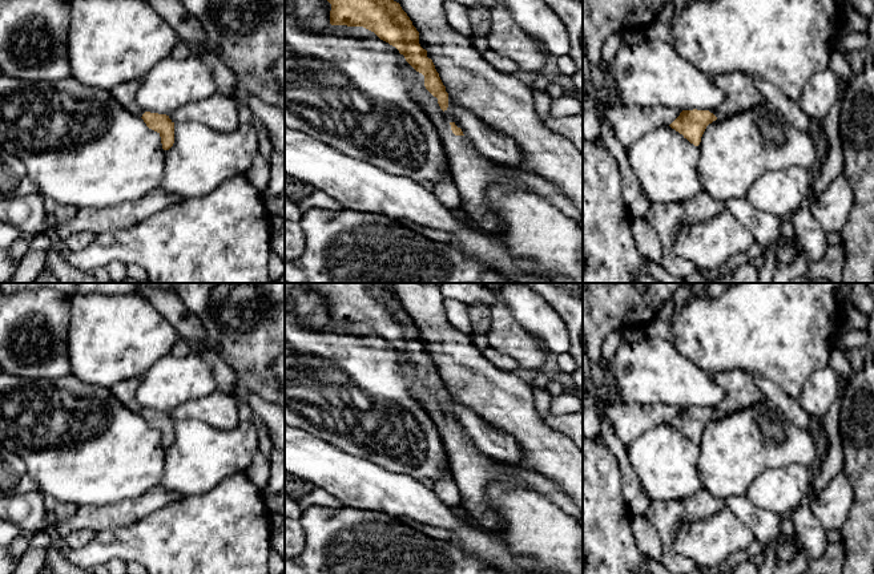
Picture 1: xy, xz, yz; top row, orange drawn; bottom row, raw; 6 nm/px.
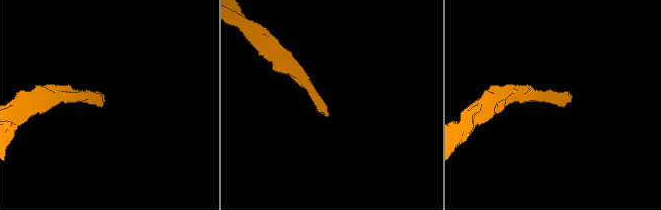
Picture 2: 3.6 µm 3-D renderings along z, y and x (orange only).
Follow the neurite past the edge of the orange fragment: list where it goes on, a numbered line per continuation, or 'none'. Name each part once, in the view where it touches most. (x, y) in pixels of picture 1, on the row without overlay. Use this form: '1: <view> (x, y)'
1: xz (472, 472)

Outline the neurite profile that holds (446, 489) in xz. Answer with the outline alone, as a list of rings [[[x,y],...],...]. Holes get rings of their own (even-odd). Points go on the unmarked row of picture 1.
[[[442,478],[434,482],[432,492],[447,506],[460,510],[460,492],[454,478]]]

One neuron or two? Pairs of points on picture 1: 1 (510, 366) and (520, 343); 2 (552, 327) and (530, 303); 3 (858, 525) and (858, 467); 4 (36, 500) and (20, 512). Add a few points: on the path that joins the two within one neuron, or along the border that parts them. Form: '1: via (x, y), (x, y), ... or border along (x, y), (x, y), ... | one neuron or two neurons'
1: border along (490, 344), (508, 354), (519, 366) | two neurons
2: via (546, 322), (534, 310) | one neuron
3: via (860, 510), (860, 481) | one neuron
4: via (32, 504), (24, 509) | one neuron

